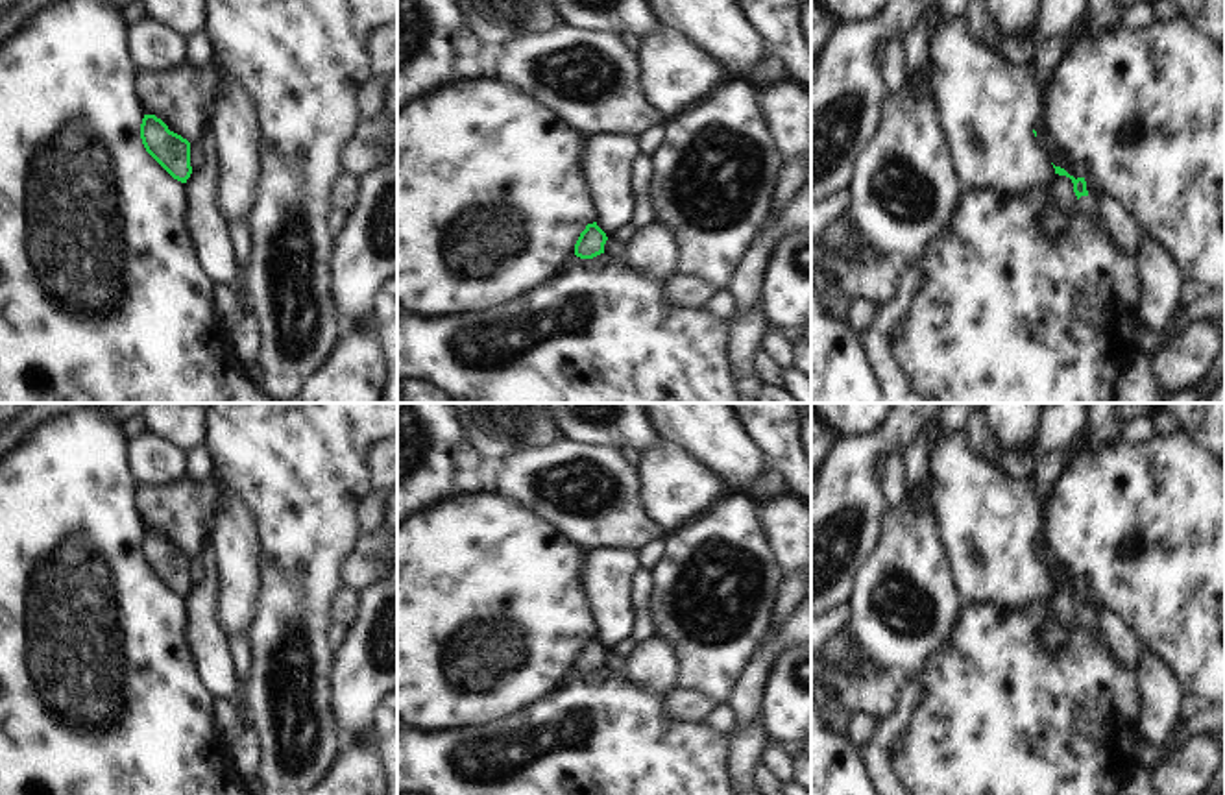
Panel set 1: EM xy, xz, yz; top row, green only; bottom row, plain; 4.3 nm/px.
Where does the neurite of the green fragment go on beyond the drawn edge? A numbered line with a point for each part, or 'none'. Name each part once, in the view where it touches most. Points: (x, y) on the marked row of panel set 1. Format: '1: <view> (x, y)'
1: yz (1089, 206)

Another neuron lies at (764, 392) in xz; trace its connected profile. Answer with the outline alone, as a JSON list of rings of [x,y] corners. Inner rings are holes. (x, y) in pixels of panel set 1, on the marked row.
[[[759,385],[752,392],[756,403],[798,403],[785,388]]]

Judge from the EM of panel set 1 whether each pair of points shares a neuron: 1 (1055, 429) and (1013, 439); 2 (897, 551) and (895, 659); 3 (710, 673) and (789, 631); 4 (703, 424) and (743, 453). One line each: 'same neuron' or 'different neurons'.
1: different neurons
2: same neuron
3: different neurons
4: same neuron

